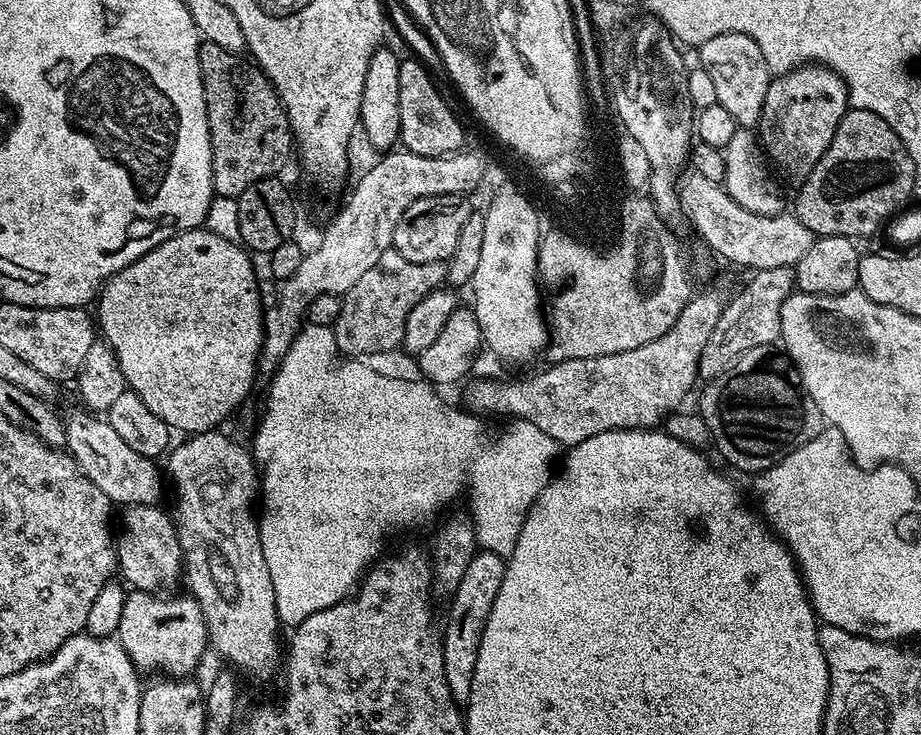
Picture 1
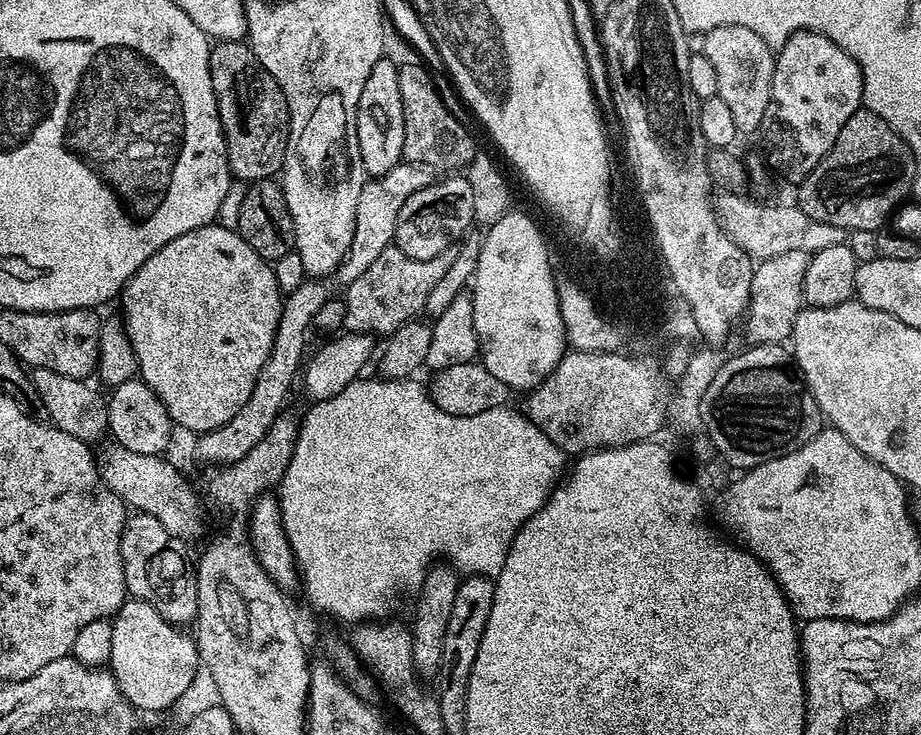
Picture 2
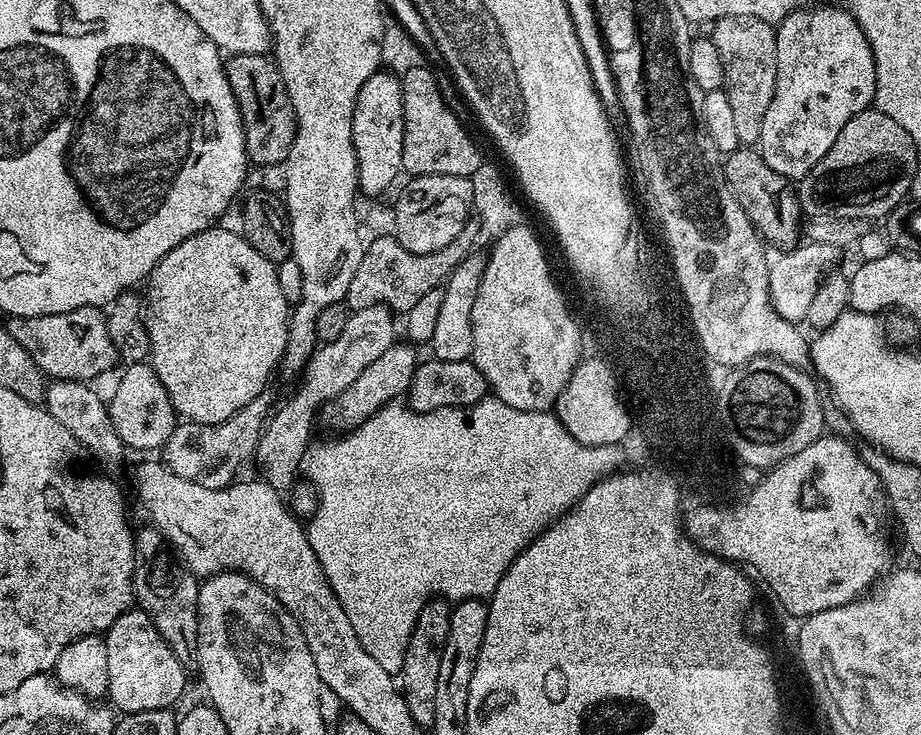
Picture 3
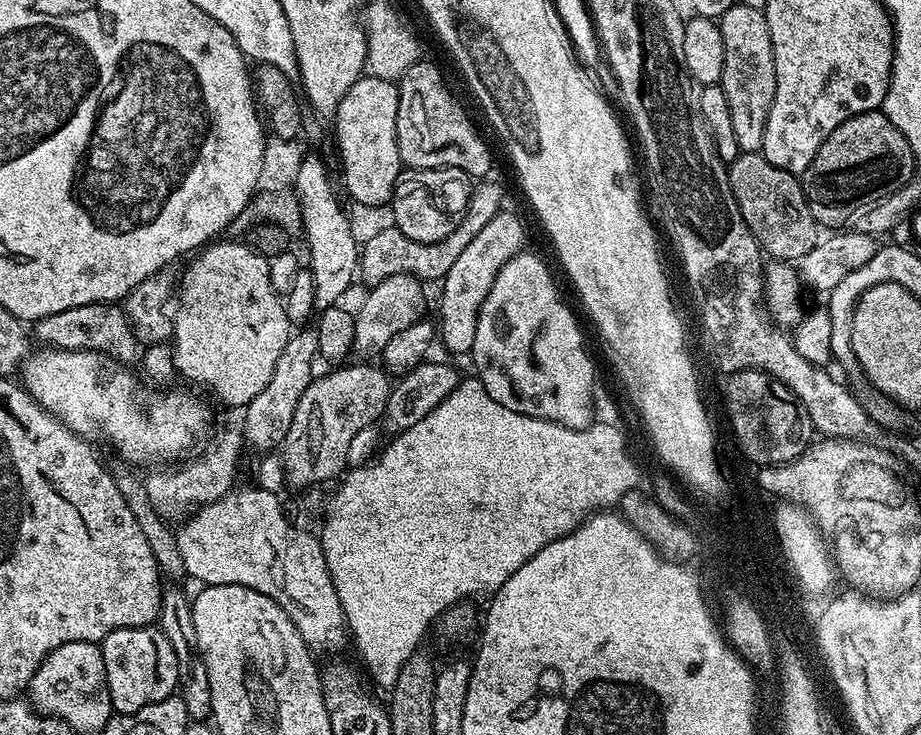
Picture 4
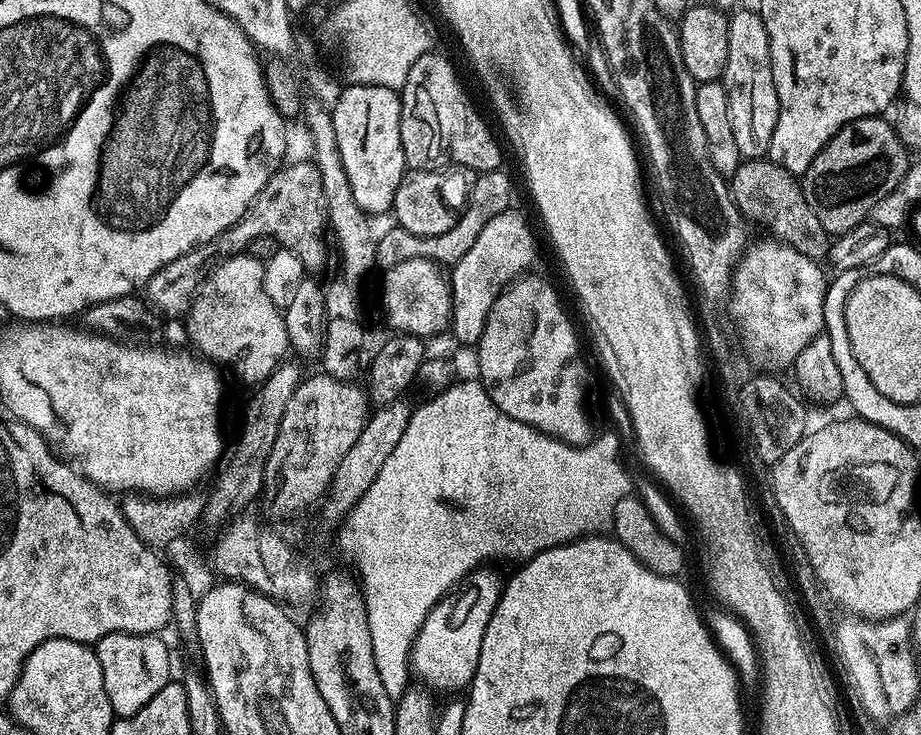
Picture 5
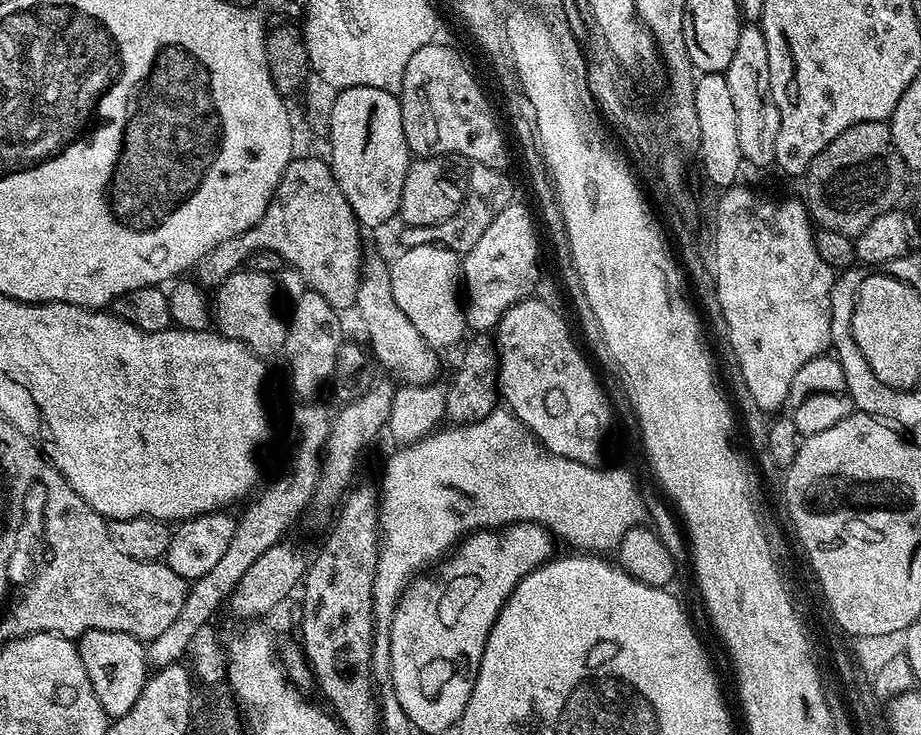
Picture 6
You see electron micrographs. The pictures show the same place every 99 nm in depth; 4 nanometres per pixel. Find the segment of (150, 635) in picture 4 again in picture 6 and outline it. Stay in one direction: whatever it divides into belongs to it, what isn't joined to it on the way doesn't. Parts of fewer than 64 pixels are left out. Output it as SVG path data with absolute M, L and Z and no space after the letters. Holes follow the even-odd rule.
M90 630L78 637L78 647L82 666L86 666L90 686L94 686L94 694L104 713L110 718L126 714L126 710L138 702L150 675L145 641L136 640L125 632Z

